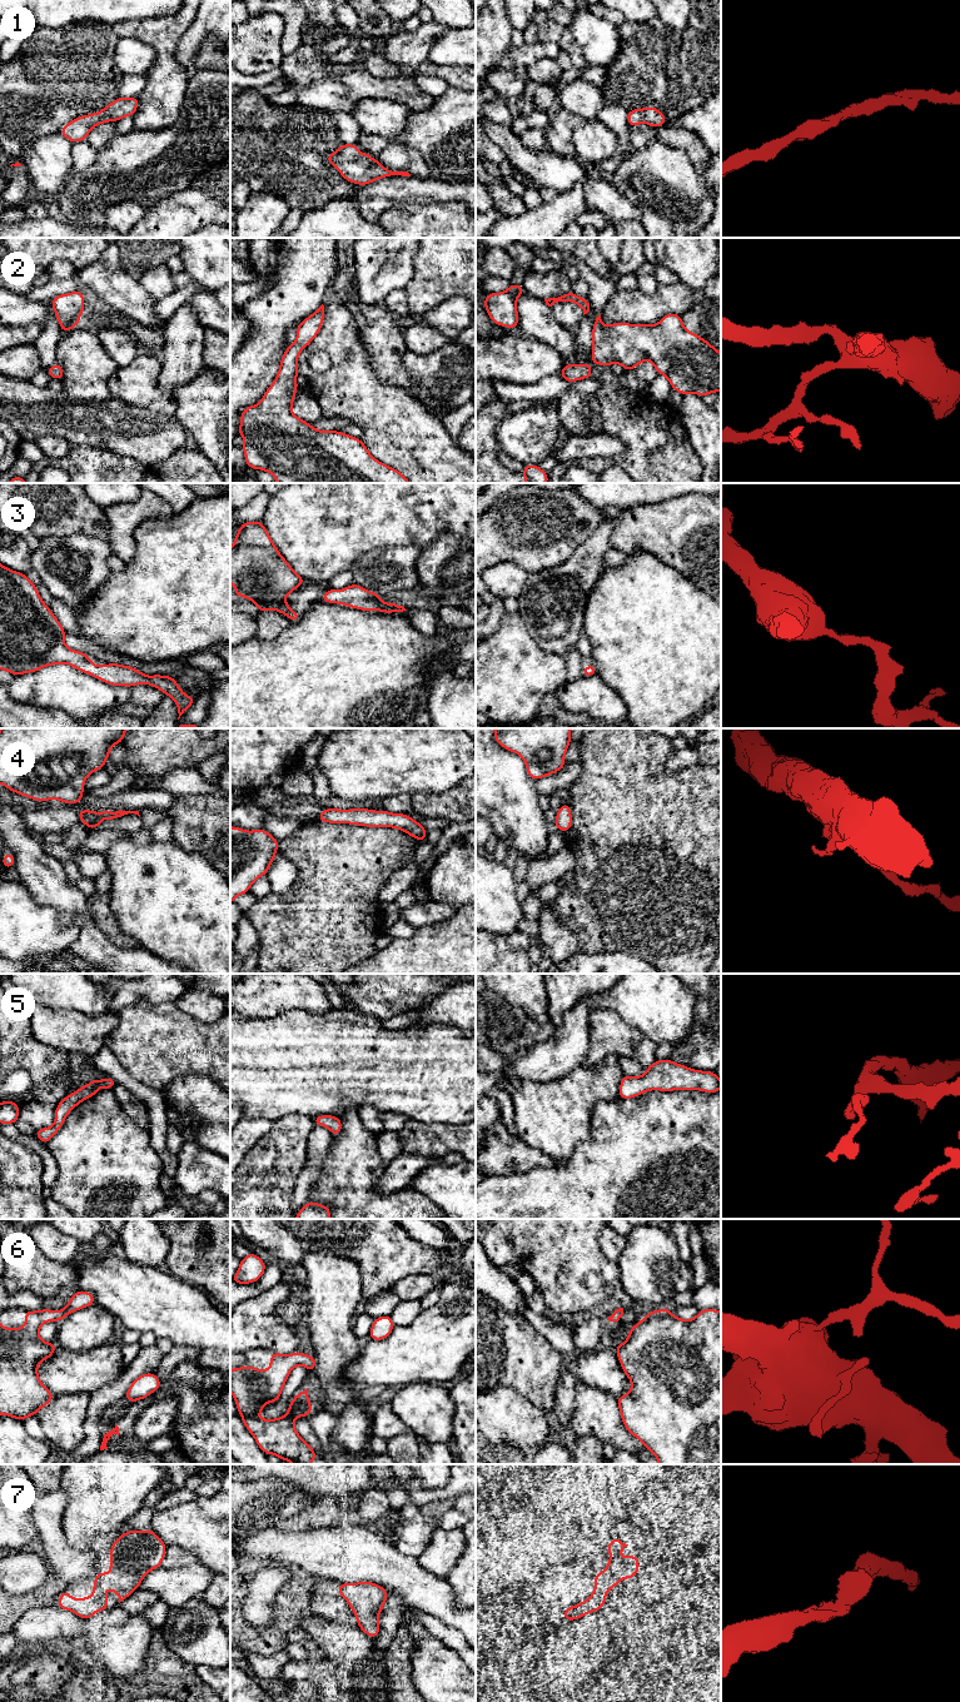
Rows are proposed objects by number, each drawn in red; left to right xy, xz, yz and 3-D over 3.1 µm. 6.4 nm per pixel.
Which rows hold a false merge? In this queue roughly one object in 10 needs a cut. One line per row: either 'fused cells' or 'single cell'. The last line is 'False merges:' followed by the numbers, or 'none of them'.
1: single cell
2: single cell
3: single cell
4: single cell
5: single cell
6: single cell
7: single cell
False merges: none of them

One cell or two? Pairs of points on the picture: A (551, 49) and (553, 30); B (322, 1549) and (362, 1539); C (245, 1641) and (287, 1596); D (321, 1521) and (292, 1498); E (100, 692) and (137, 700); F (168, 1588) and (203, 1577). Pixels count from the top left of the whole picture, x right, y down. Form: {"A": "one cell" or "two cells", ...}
{"A": "two cells", "B": "one cell", "C": "one cell", "D": "two cells", "E": "two cells", "F": "one cell"}

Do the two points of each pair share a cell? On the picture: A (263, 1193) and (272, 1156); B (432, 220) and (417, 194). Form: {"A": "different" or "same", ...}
{"A": "same", "B": "different"}

